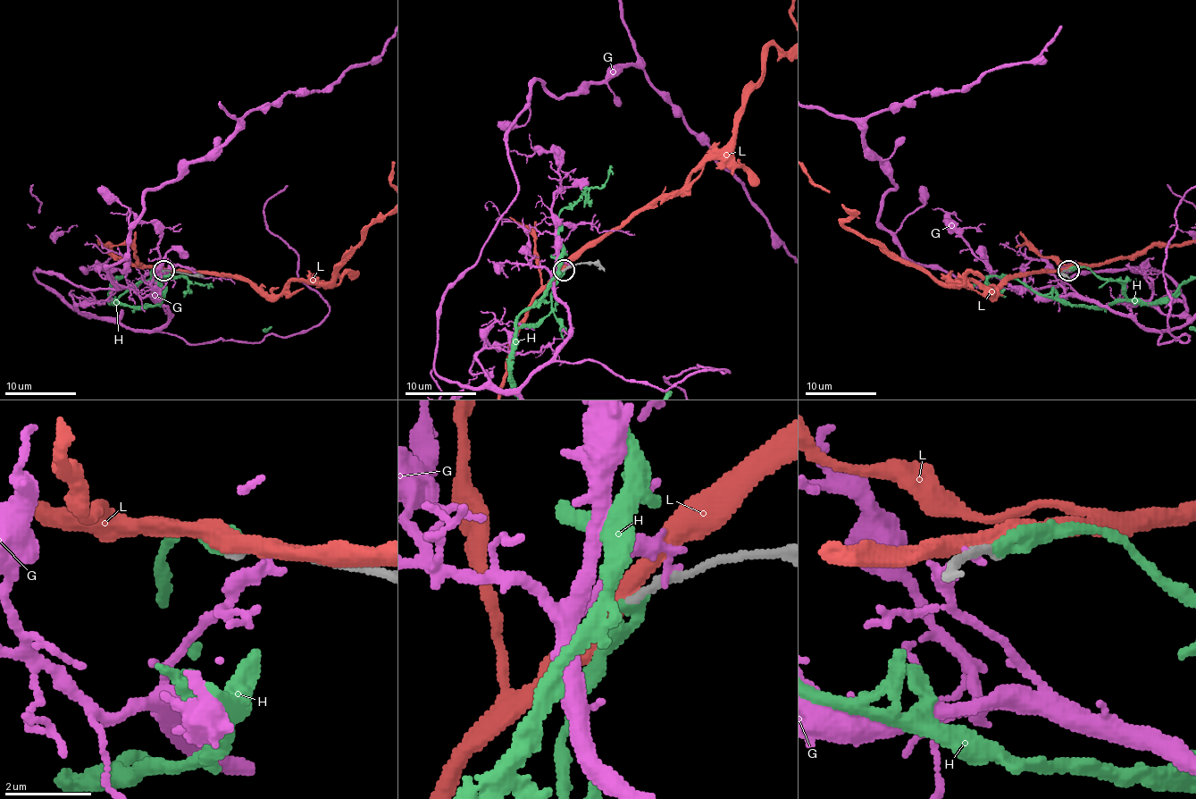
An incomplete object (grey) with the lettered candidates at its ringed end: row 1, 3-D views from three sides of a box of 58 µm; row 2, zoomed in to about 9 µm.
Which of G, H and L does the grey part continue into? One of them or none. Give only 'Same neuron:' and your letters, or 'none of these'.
Same neuron: H

